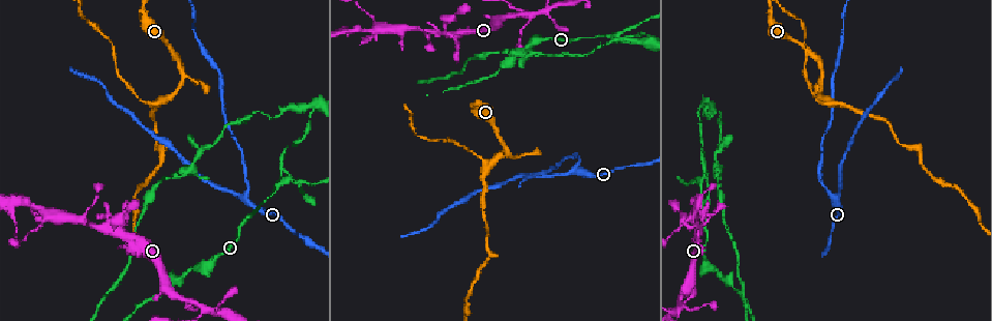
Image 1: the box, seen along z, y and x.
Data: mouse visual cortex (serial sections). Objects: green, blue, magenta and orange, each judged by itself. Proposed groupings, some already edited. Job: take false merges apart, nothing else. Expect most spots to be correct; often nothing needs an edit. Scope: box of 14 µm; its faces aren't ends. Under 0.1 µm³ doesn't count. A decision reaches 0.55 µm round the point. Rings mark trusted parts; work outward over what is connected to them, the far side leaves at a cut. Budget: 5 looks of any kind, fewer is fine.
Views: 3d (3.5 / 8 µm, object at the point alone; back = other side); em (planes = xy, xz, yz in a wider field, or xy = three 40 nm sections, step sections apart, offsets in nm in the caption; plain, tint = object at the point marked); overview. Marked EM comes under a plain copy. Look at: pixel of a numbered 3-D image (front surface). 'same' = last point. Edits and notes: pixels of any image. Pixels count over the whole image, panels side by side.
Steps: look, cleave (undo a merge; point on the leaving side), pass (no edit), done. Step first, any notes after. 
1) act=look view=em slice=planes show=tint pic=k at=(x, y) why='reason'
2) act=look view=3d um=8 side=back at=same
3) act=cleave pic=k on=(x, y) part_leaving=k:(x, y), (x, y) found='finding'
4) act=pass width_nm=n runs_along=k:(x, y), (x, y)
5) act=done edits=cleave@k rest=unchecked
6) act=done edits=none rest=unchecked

act=look view=3d um=3.5 pic=1 at=(537, 13) why='calibre changes'

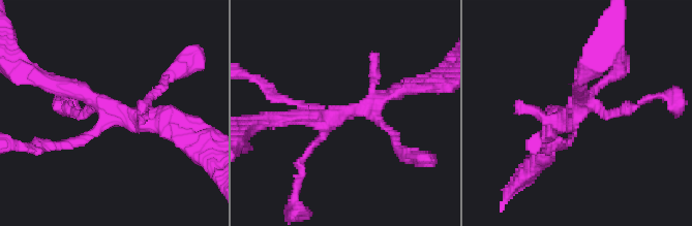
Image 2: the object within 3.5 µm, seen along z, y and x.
act=pass runs_along=2:(46, 81), (167, 128) found='continuous, no second cell'

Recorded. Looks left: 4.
act=look view=3d um=3.5 side=back pic=1 at=(699, 232) why='three arms meet'

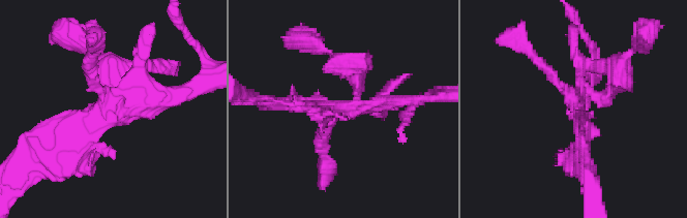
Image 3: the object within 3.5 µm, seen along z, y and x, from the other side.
act=look view=em slice=xy step=5 show=tint pic=3 at=(337, 107) why='shape alone is not enough'

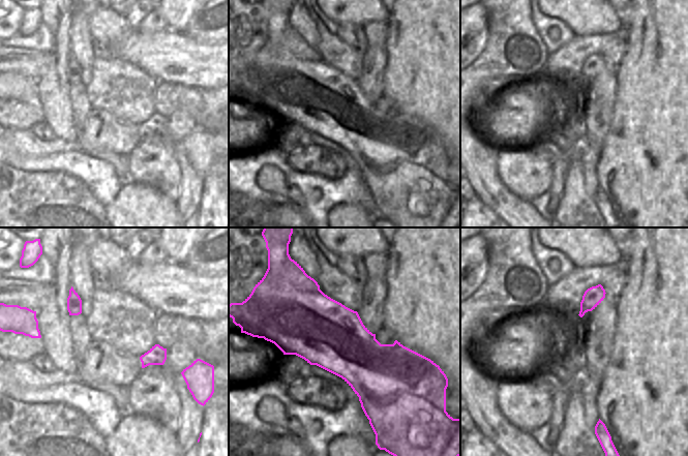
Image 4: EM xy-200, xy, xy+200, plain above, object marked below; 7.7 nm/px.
act=pass found='one cell here'

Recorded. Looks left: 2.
act=done edits=none rest=unchecked

